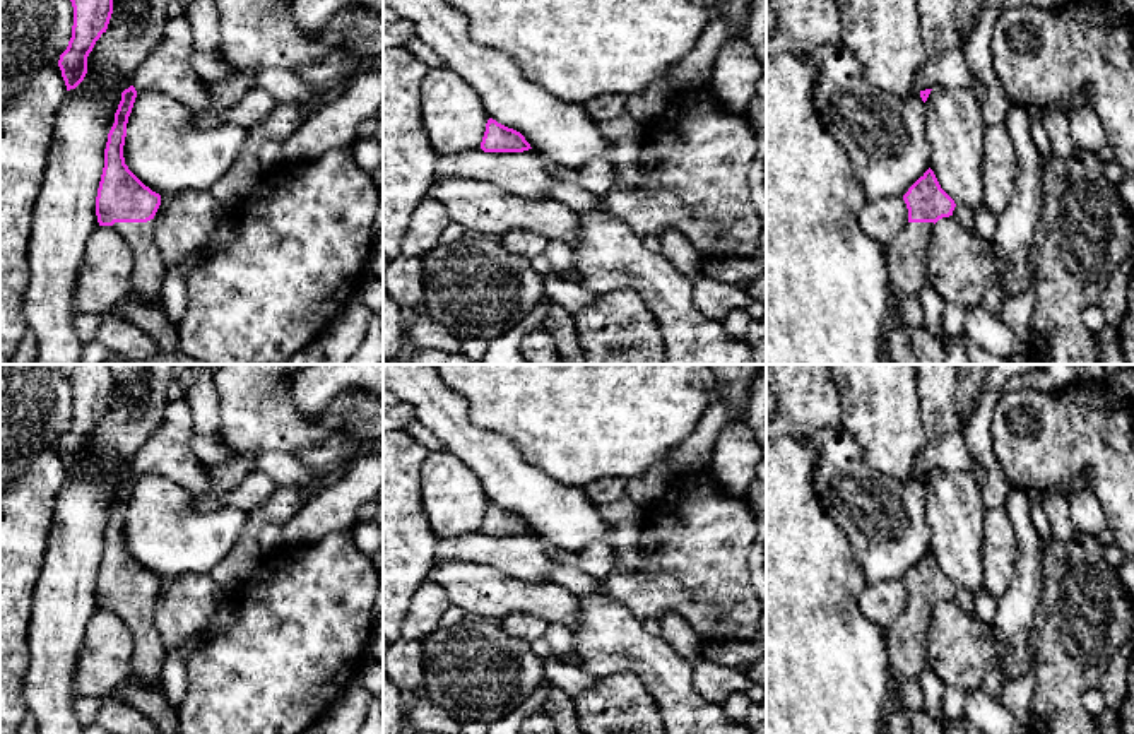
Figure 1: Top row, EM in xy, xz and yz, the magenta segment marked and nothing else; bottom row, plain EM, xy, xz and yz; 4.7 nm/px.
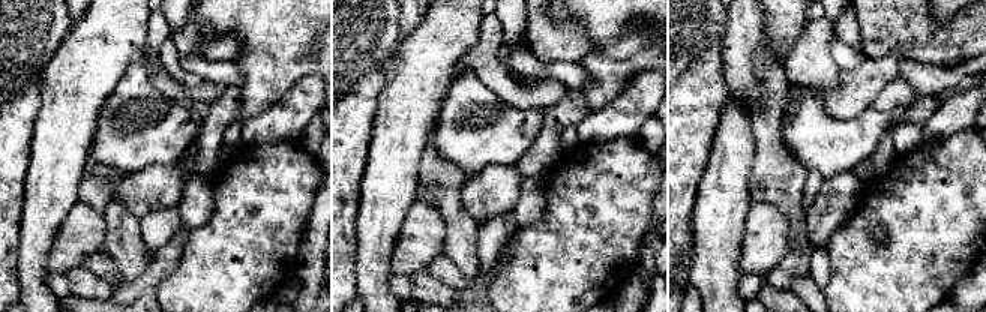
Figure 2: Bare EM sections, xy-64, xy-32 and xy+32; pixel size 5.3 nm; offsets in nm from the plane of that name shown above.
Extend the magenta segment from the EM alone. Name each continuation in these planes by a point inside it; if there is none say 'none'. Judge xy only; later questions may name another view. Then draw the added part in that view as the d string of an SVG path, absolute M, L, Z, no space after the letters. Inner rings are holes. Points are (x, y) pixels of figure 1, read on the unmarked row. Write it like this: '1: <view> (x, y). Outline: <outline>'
1: xy (147, 659). Outline: M154 602L115 606L111 611L127 623L133 635L133 674L147 683L154 693L162 693L162 666L168 652L154 623Z

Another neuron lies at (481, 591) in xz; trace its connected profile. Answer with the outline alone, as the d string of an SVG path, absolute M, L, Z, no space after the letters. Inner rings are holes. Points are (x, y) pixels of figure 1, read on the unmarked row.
M436 559L428 580L446 590L450 604L479 619L499 623L513 614L529 614L571 630L580 621L576 594L551 582L525 583L489 565Z

